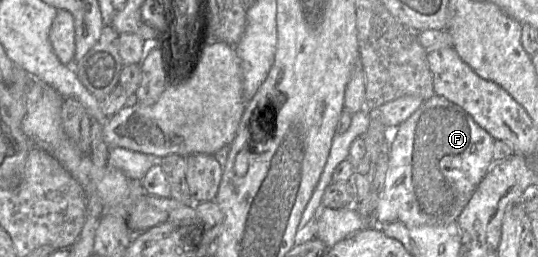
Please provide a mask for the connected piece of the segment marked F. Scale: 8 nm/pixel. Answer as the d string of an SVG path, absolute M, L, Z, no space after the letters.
M434 94L396 130L384 190L374 213L378 226L399 221L408 226L446 226L456 222L494 159L494 138L459 105Z

